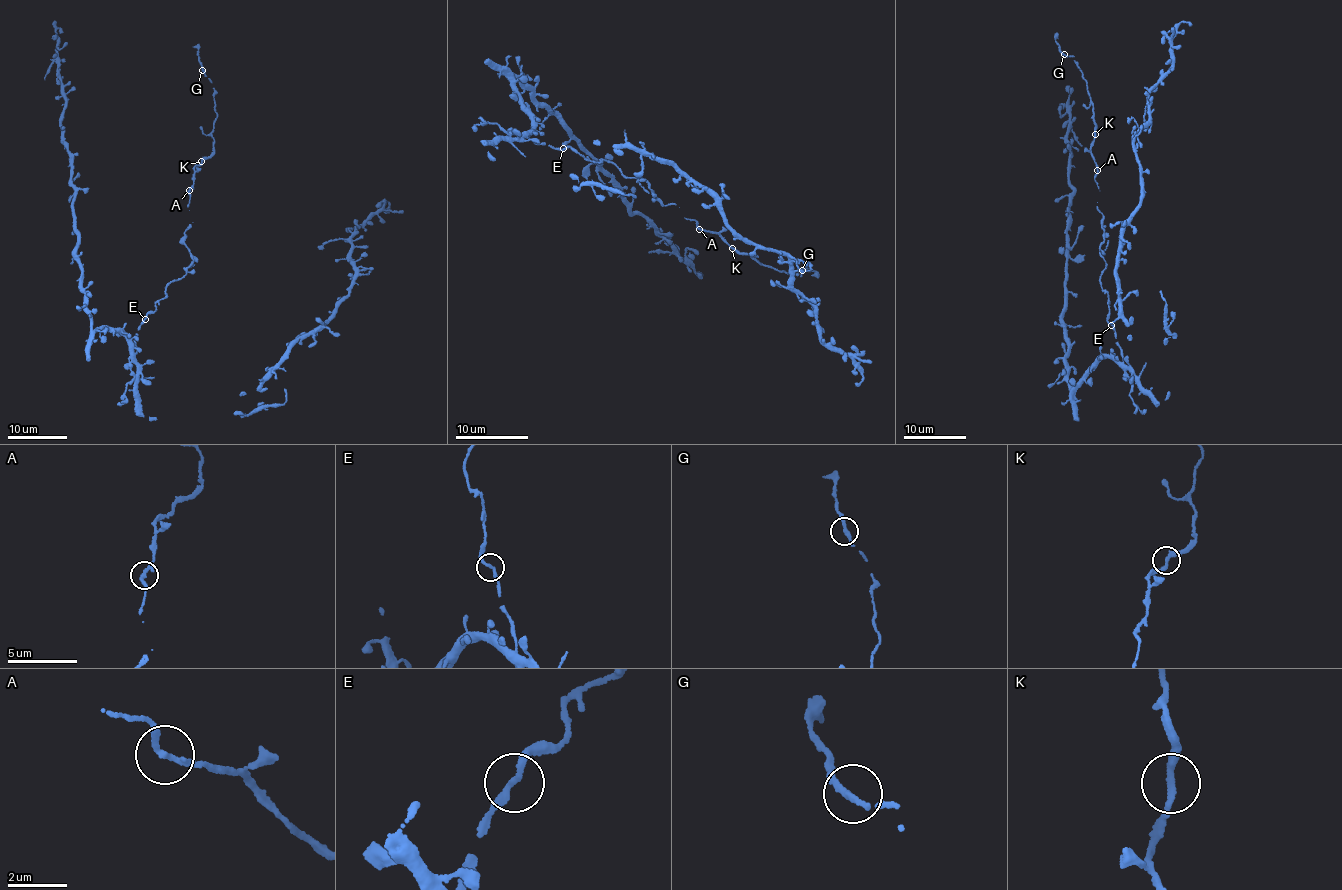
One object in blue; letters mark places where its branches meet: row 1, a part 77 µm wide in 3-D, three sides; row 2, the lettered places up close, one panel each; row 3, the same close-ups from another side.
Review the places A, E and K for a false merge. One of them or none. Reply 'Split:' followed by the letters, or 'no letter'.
Split: no letter

